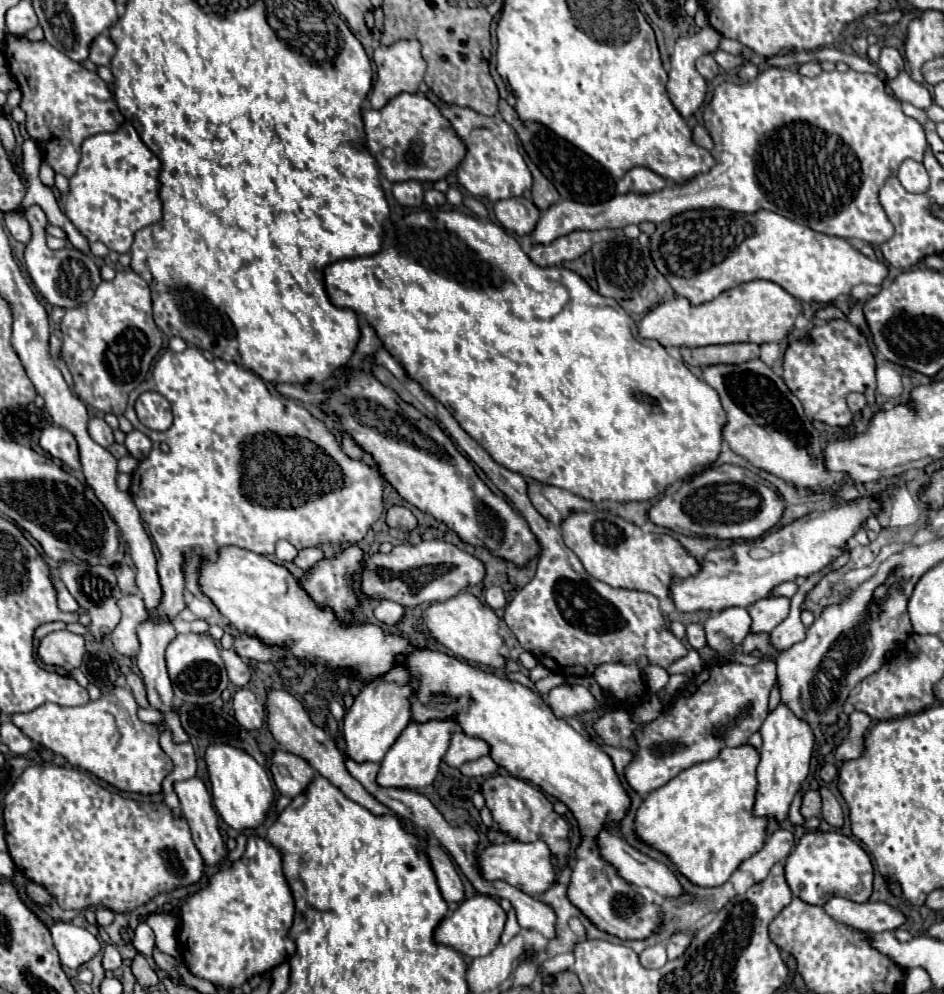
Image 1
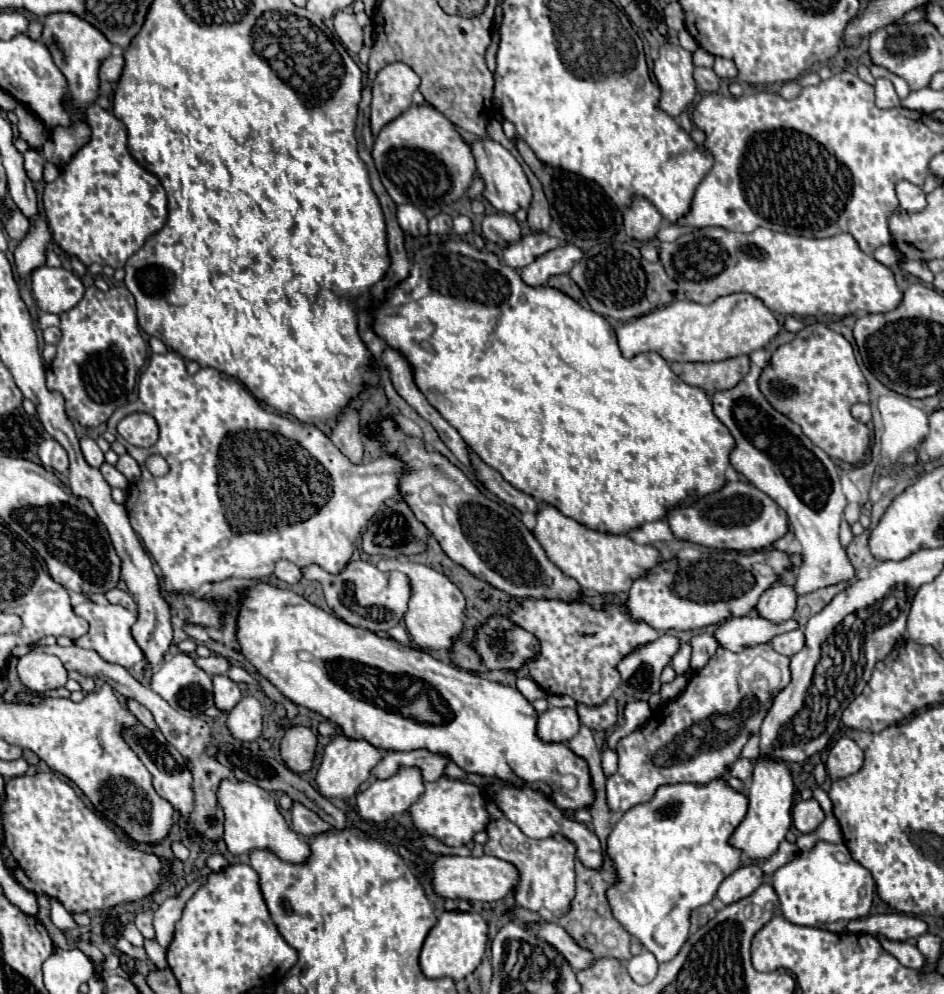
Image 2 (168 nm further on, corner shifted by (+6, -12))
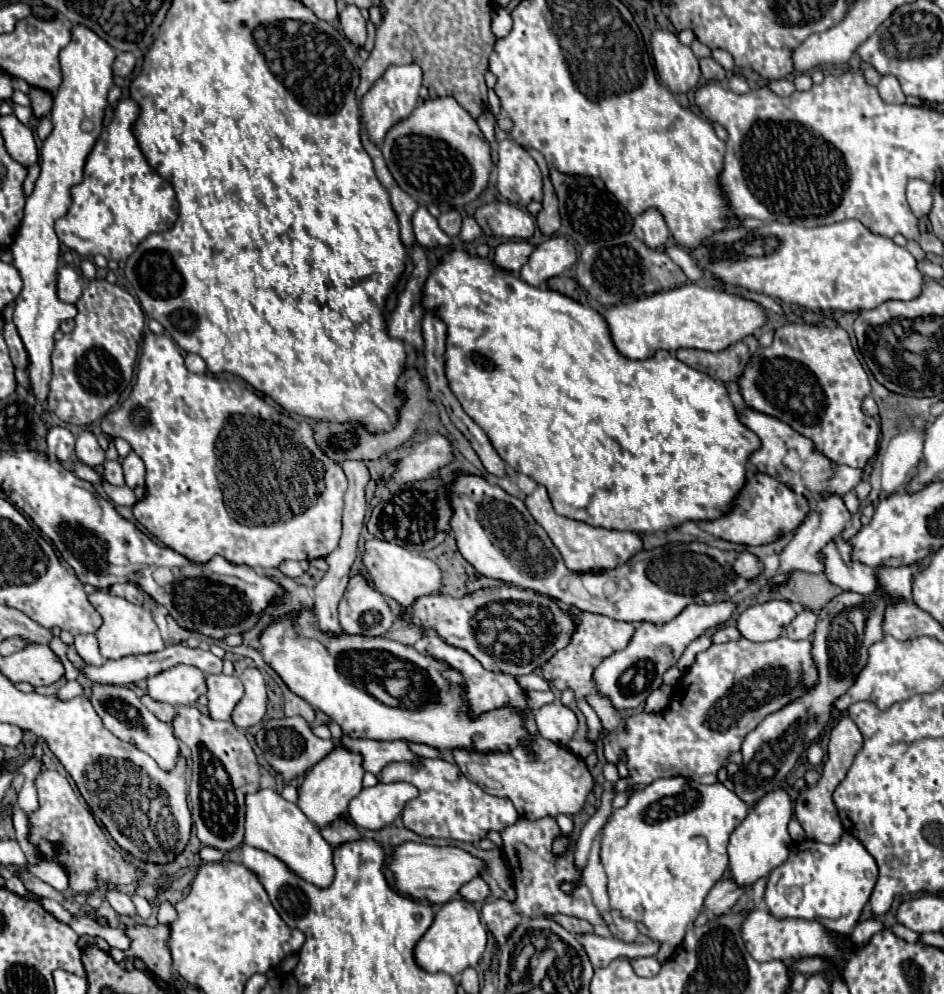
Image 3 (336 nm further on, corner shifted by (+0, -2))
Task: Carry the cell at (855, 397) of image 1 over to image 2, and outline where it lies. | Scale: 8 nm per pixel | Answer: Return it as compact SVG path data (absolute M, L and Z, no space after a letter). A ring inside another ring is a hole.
M854 404L854 406L852 406L852 416L854 416L856 420L868 424L868 422L872 420L872 416L870 416L870 406L868 406L868 404Z

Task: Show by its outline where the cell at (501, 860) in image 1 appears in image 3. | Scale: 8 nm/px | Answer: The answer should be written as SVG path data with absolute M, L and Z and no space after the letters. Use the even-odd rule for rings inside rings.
M406 842L396 846L394 850L394 862L392 862L392 872L396 876L396 884L400 892L416 898L416 900L426 900L430 904L444 904L452 900L452 896L458 894L460 886L470 882L472 878L480 876L486 870L486 862L472 856L470 852L454 846L428 846L428 844L418 844L418 842Z

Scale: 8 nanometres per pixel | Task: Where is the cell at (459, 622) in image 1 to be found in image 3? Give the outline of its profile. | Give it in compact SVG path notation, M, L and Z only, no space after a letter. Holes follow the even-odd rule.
M376 538L368 540L364 554L362 554L362 562L364 562L366 574L372 578L374 586L384 596L394 598L402 606L412 606L418 598L440 594L440 590L444 588L444 574L434 560L420 556L418 552L410 552L402 546L384 542L384 540L376 540Z

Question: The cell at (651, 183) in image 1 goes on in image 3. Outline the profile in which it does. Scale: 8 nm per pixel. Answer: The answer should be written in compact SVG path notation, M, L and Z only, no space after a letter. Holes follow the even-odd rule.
M648 208L646 212L634 218L634 234L652 248L660 248L668 242L670 230L664 222L664 216L656 208Z

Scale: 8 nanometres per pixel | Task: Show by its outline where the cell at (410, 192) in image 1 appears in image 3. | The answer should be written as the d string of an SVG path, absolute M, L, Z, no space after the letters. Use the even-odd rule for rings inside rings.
M418 206L418 210L412 216L412 226L414 226L414 234L420 246L426 248L436 248L436 246L448 246L452 240L440 230L438 220L424 208Z

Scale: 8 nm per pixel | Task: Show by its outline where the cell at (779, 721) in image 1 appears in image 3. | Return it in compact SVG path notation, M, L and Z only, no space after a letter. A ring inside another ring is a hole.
M774 788L772 792L764 794L748 812L748 816L734 828L730 834L728 844L728 856L730 856L730 872L732 878L744 886L754 884L758 878L768 876L772 868L780 866L788 858L790 848L790 834L788 834L788 822L792 818L792 802L784 788Z

